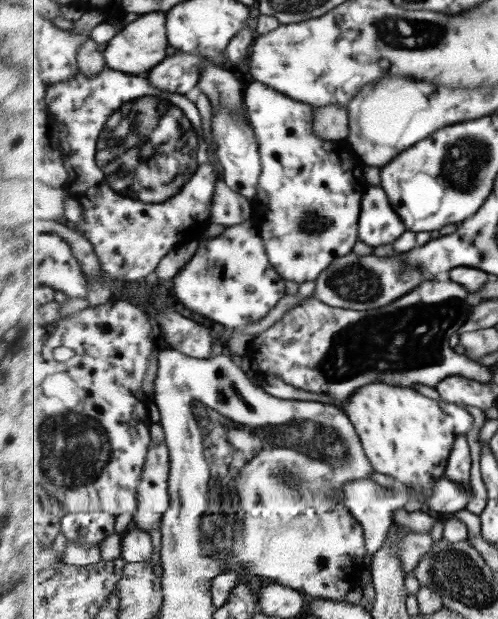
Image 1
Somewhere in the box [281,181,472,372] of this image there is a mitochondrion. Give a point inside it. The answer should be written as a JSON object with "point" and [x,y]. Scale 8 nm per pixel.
{"point":[353,282]}

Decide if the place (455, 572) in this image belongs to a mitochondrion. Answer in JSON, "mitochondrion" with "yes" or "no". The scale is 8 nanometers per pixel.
{"mitochondrion":"yes"}

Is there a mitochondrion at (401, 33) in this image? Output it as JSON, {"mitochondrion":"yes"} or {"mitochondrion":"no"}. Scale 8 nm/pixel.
{"mitochondrion":"yes"}

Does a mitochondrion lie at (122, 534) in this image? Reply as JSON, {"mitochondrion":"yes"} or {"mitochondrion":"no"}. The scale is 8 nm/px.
{"mitochondrion":"no"}

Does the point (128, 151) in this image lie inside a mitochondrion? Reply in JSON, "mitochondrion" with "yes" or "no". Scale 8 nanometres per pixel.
{"mitochondrion":"yes"}

